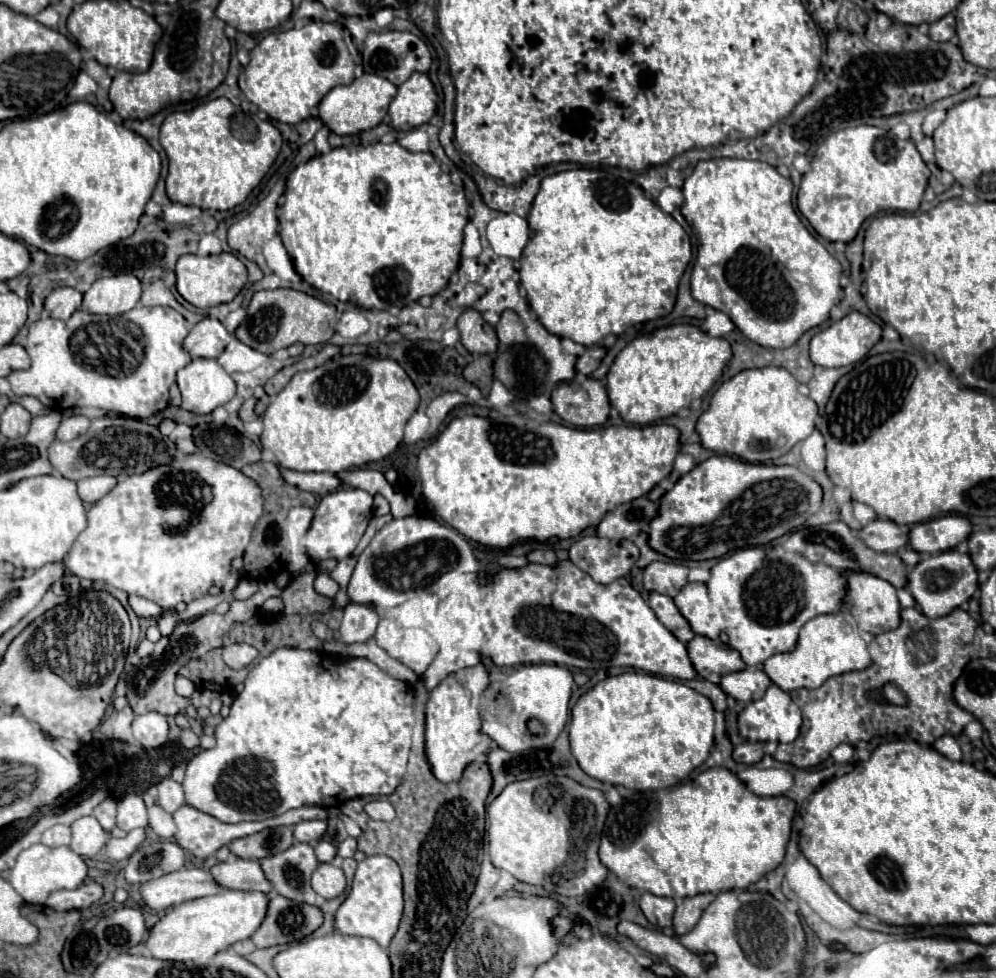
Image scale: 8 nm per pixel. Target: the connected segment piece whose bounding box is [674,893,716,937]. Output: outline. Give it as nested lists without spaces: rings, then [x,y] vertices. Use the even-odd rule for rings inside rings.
[[[700,893],[696,897],[690,899],[682,899],[676,907],[674,913],[674,933],[676,937],[686,935],[690,929],[694,929],[694,925],[698,923],[702,911],[714,901],[714,893]]]

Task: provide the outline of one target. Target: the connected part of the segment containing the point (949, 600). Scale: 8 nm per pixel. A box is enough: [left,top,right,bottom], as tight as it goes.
[906,551,978,617]

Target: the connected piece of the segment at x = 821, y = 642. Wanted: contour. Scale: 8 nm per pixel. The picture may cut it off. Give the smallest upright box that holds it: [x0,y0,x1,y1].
[764,611,870,691]

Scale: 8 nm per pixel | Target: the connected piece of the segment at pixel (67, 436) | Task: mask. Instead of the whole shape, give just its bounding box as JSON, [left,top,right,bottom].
[56,415,90,441]

